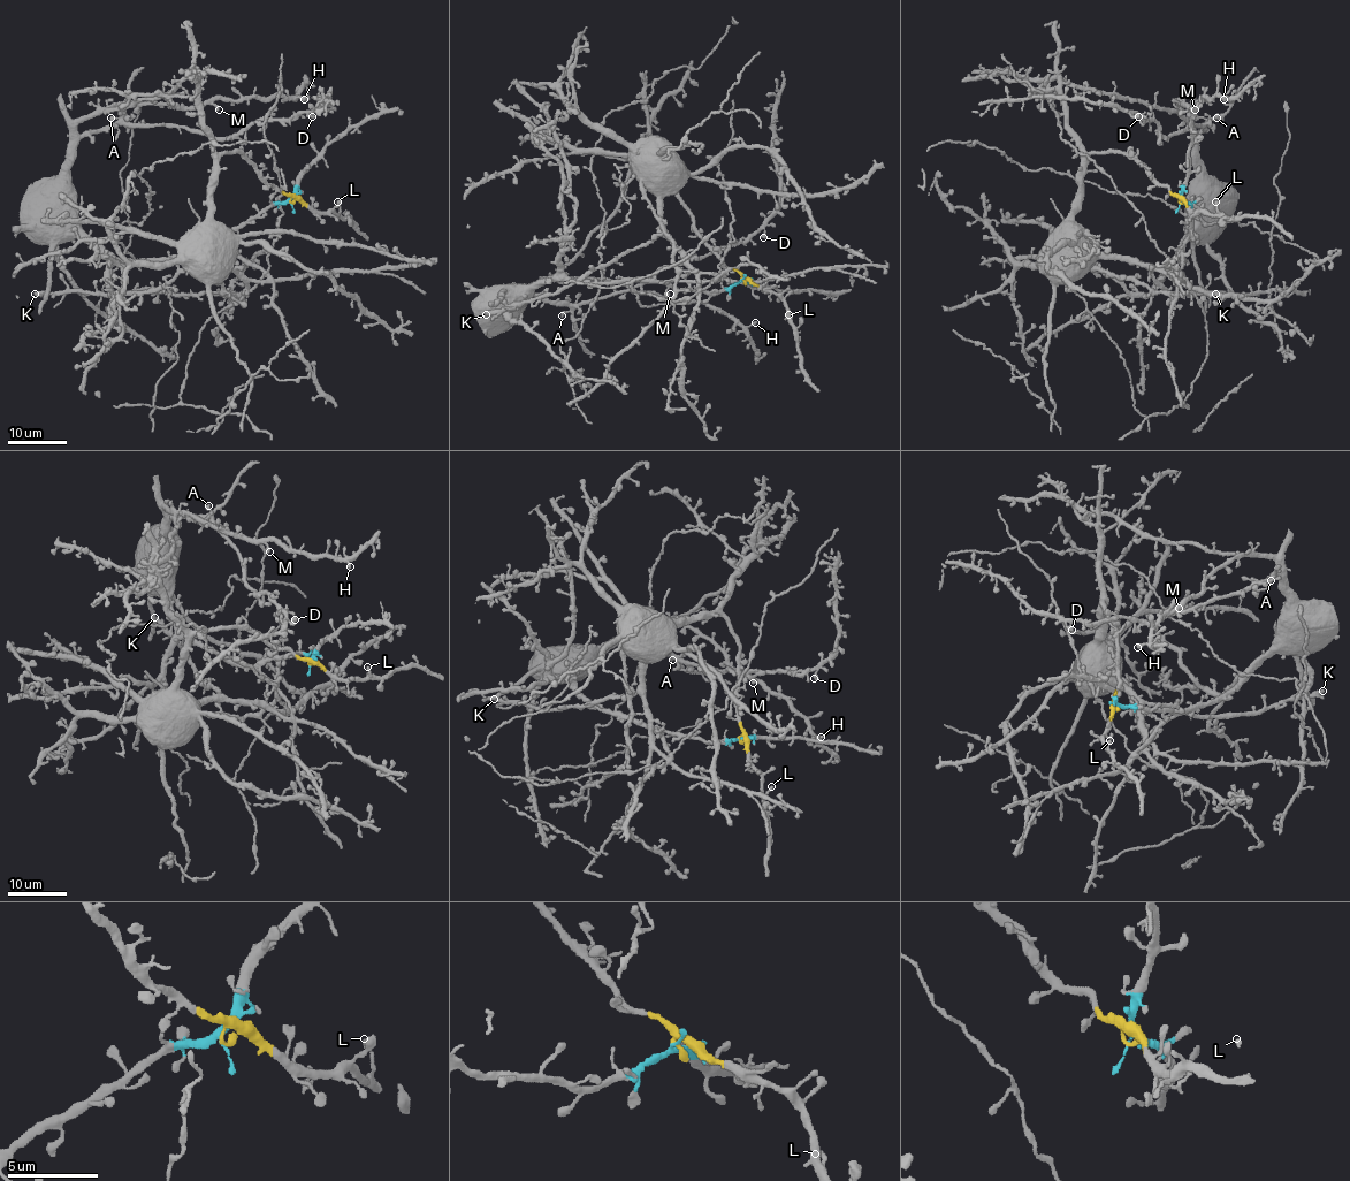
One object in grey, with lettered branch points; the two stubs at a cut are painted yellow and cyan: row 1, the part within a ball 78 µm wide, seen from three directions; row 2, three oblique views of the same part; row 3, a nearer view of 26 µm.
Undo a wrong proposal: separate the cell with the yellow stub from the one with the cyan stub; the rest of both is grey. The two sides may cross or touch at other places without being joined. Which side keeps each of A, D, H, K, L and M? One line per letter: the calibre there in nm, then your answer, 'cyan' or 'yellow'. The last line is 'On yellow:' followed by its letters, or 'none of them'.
A: calibre 400 nm; cyan
D: calibre 480 nm; cyan
H: calibre 360 nm; cyan
K: calibre 480 nm; yellow
L: calibre 280 nm; yellow
M: calibre 360 nm; cyan
On yellow: K, L

